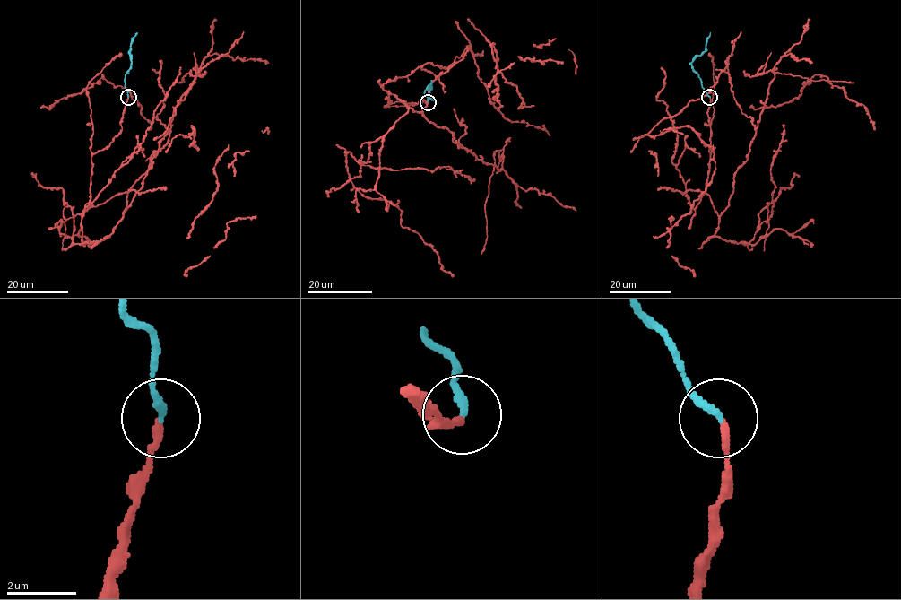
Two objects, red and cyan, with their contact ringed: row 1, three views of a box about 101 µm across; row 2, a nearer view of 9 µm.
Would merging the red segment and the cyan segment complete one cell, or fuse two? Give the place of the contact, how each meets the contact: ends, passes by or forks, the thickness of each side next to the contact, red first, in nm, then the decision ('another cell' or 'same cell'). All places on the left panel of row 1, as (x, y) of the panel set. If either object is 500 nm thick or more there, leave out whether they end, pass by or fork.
(128, 97) | red ends | cyan ends | 200/220 nm | same cell

